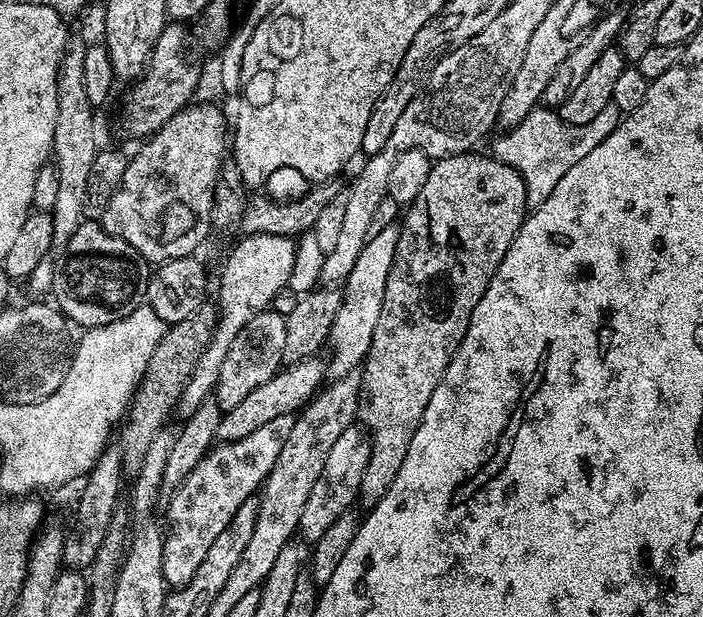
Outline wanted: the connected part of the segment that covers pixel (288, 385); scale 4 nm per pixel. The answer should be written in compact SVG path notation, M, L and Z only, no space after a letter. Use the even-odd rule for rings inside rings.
M314 355L297 364L281 367L280 371L274 374L274 378L270 378L270 382L262 382L258 390L246 394L246 398L242 398L242 402L238 402L234 410L221 415L216 434L217 441L227 442L246 438L246 434L254 434L258 426L266 426L266 422L279 418L281 414L299 413L325 383L326 364L320 359L319 355Z

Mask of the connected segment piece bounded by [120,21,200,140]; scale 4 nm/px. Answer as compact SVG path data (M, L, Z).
M181 21L165 23L151 52L147 70L131 85L132 90L125 96L120 124L128 137L147 139L193 101L200 82L200 68L188 52L186 28L187 25Z

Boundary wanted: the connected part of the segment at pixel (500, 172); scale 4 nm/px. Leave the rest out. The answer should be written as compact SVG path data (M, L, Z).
M469 150L460 152L456 156L439 157L432 165L430 178L426 178L426 186L422 186L422 194L414 202L415 206L403 209L402 219L398 224L400 233L398 234L398 244L394 250L394 262L390 266L390 274L386 278L386 294L382 302L382 314L378 314L378 326L374 326L374 338L370 342L370 350L362 365L362 395L358 420L366 429L368 441L370 441L370 460L366 462L366 474L362 474L362 486L358 497L359 507L364 507L364 510L371 510L383 498L386 490L390 490L394 478L398 478L398 470L402 470L406 450L410 450L410 438L414 438L414 430L418 430L418 426L422 422L422 414L426 414L426 406L430 402L438 382L442 382L448 369L448 363L451 362L453 354L458 350L458 346L470 326L474 306L478 306L482 294L486 294L486 286L490 286L502 258L506 258L506 250L510 250L510 242L514 242L518 230L524 225L530 212L524 180L518 174L518 170L506 166L502 161L496 159L495 155L479 156L478 153L479 151Z

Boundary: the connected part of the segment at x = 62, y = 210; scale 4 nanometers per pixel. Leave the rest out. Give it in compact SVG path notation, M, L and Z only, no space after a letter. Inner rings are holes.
M78 46L64 53L58 70L58 118L54 122L54 142L51 159L58 174L58 198L51 210L54 226L53 249L59 250L70 242L70 234L78 230L85 219L86 182L90 178L90 166L98 151L96 144L96 120L92 117L94 106L86 98L86 88L82 86L82 58L84 48Z

